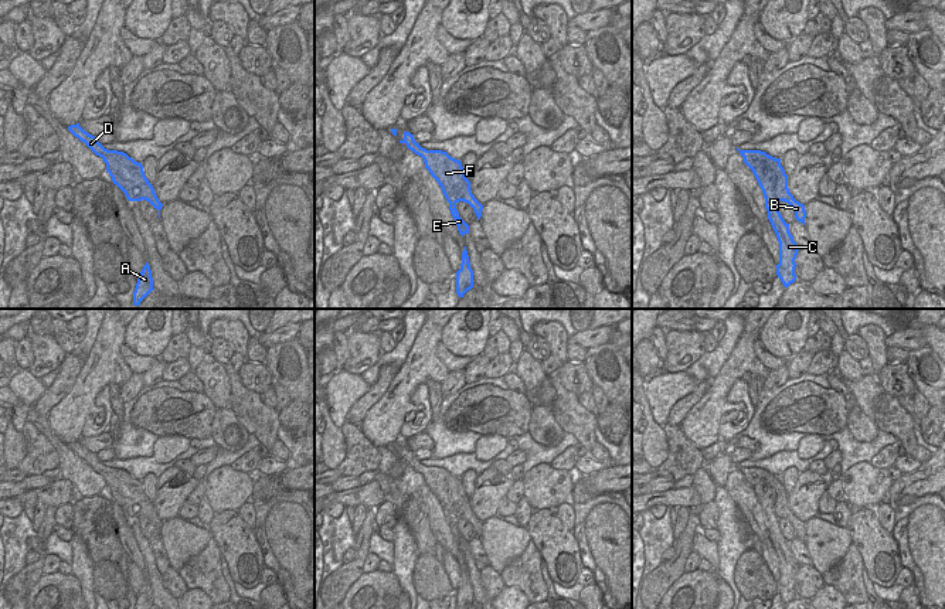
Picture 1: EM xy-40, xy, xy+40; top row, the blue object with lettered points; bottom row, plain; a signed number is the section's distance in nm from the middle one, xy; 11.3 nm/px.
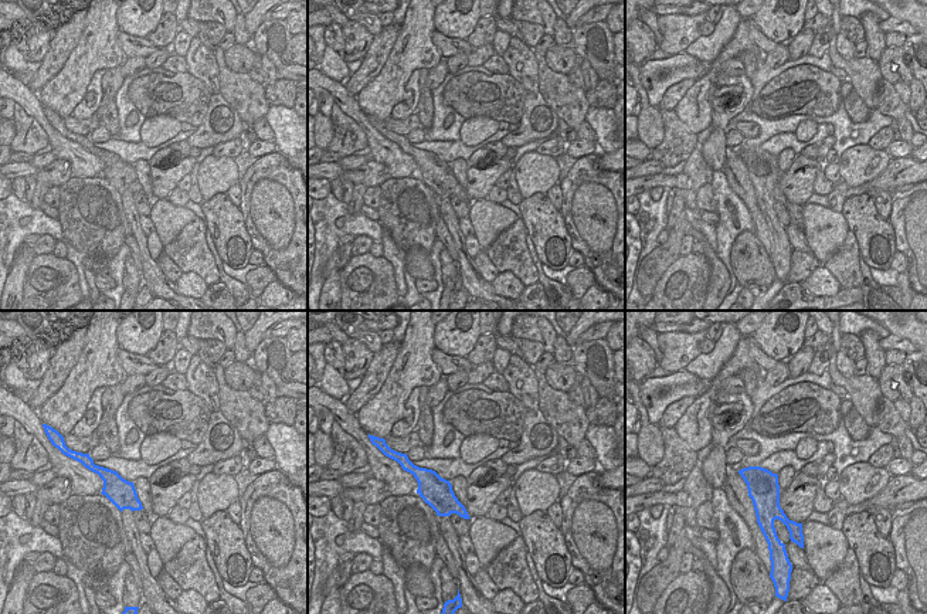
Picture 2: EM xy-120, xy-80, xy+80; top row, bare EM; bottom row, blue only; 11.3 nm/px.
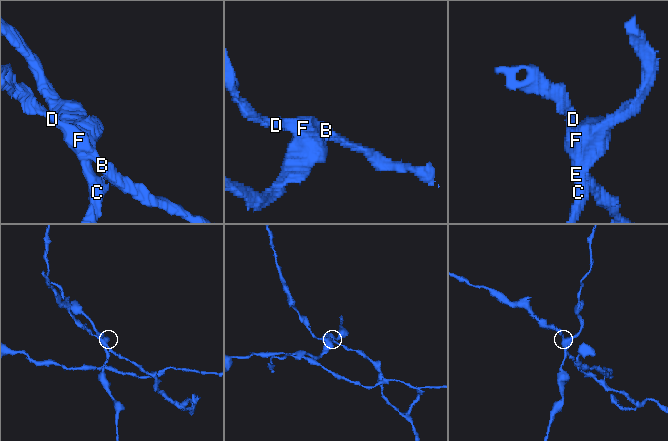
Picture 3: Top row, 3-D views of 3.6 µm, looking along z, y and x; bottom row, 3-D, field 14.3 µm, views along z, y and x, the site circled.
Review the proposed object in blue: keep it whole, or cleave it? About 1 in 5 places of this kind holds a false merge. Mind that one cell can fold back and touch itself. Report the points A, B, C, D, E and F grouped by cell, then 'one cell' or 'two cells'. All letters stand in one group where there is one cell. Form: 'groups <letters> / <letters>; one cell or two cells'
groups A C E / B D F; two cells

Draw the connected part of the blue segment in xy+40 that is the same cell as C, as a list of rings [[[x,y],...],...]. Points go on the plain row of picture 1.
[[[768,487],[768,491],[764,494],[762,501],[759,504],[764,510],[768,537],[779,559],[779,581],[776,582],[776,592],[783,601],[783,603],[788,605],[796,598],[795,576],[799,565],[789,550],[789,541],[785,540],[779,530],[779,517],[775,513],[775,503],[776,497],[774,489]]]

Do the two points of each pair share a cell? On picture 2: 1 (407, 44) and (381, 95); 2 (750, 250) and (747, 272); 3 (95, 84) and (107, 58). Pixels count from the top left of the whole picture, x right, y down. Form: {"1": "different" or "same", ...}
{"1": "same", "2": "same", "3": "different"}

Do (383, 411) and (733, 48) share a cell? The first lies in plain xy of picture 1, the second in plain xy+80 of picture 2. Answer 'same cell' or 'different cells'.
same cell

